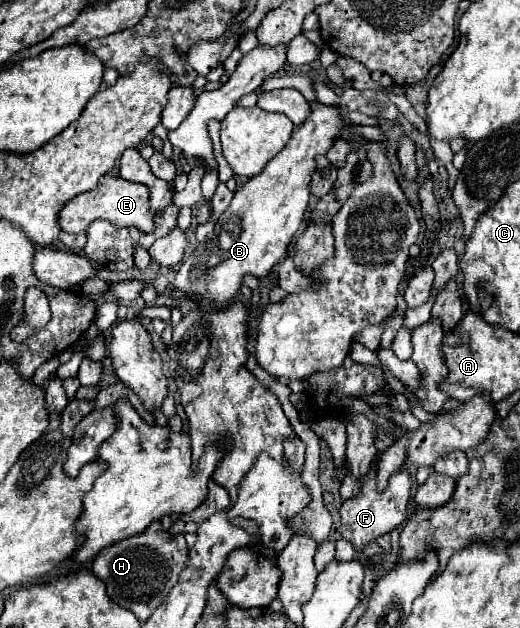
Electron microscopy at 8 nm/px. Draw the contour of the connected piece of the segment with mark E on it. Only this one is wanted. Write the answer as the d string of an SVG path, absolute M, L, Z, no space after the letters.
M105 174L97 190L81 194L81 198L73 198L73 202L69 202L65 210L61 210L61 228L71 234L87 232L93 220L107 220L113 226L125 226L125 228L135 226L143 234L151 234L155 230L155 210L151 210L149 206L149 188L141 182L129 182L119 176Z

